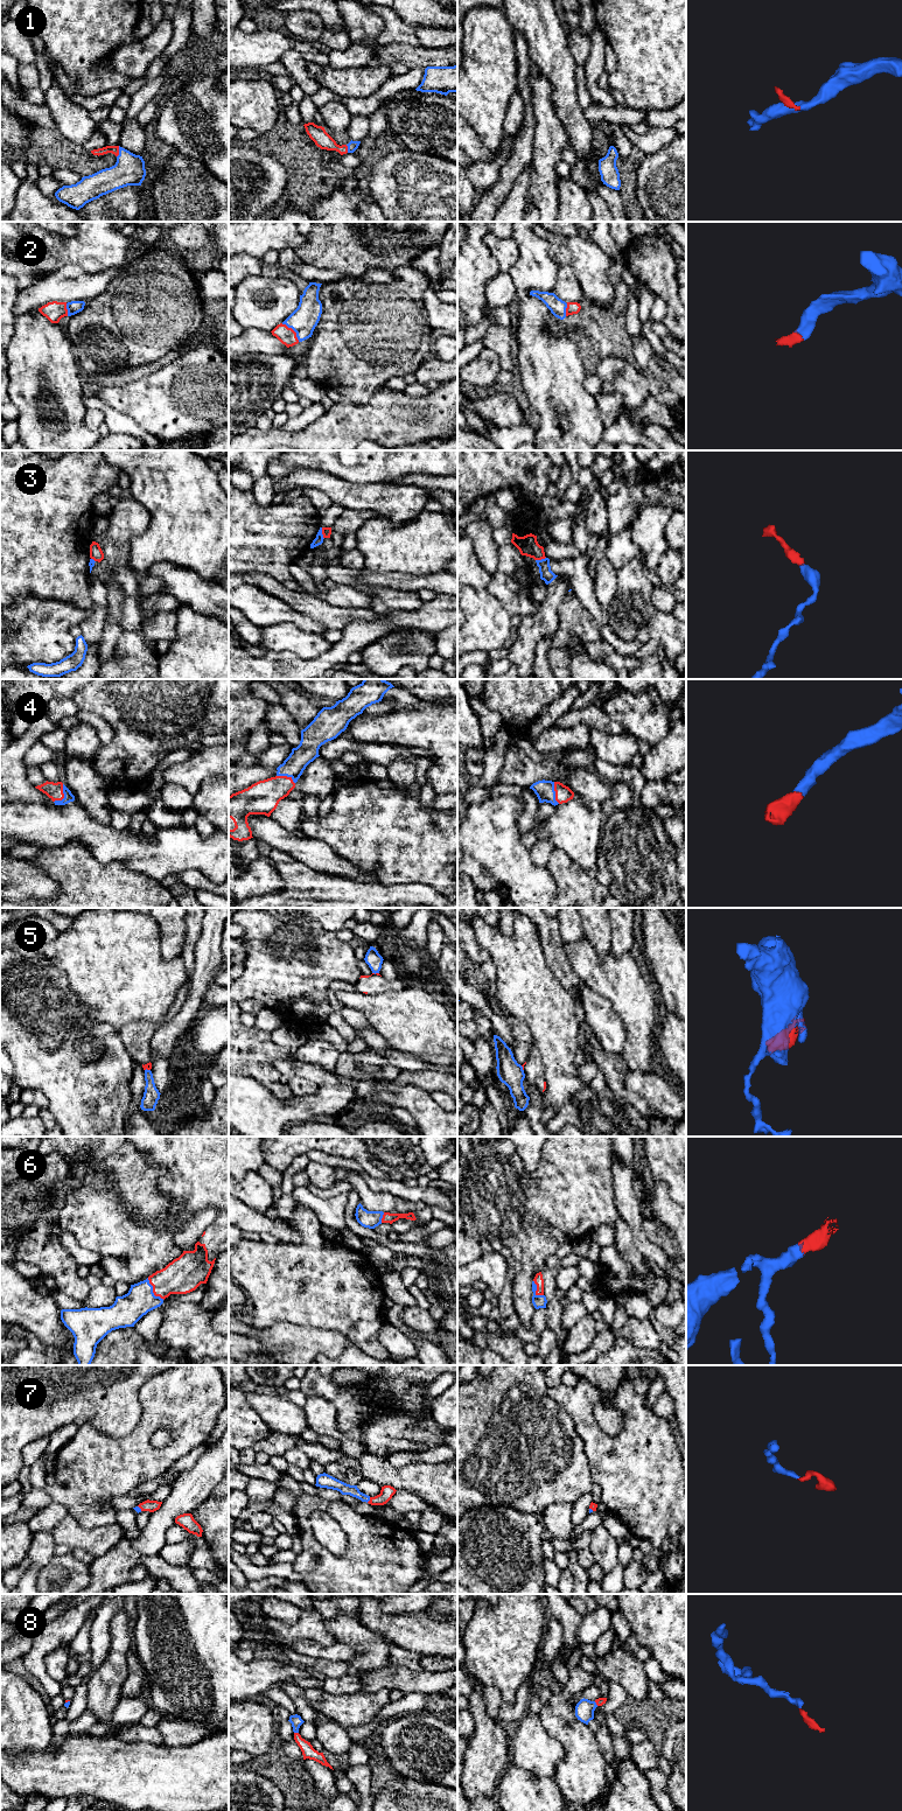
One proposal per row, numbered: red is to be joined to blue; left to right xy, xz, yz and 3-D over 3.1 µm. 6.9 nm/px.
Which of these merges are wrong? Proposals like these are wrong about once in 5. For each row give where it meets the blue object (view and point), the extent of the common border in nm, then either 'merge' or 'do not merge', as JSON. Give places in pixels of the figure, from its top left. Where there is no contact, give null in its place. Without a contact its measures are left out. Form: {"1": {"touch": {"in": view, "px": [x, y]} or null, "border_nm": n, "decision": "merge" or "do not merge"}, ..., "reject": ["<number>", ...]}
{"1": {"touch": {"in": "xy", "px": [119, 152]}, "border_nm": 80, "decision": "merge"}, "2": {"touch": {"in": "xz", "px": [293, 329]}, "border_nm": 180, "decision": "merge"}, "3": {"touch": {"in": "xz", "px": [321, 533]}, "border_nm": 80, "decision": "merge"}, "4": {"touch": {"in": "xy", "px": [64, 796]}, "border_nm": 140, "decision": "merge"}, "5": {"touch": {"in": "xz", "px": [376, 972]}, "border_nm": 50, "decision": "do not merge"}, "6": {"touch": {"in": "xy", "px": [152, 1291]}, "border_nm": 190, "decision": "merge"}, "7": {"touch": {"in": "xz", "px": [369, 1500]}, "border_nm": 50, "decision": "merge"}, "8": {"touch": {"in": "xz", "px": [296, 1732]}, "border_nm": 30, "decision": "merge"}, "reject": ["5"]}

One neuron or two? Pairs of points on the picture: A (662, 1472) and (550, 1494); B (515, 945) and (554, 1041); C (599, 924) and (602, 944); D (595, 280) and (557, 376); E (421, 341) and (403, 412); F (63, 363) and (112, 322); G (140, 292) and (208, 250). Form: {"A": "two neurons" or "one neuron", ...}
{"A": "two neurons", "B": "one neuron", "C": "one neuron", "D": "two neurons", "E": "two neurons", "F": "two neurons", "G": "two neurons"}

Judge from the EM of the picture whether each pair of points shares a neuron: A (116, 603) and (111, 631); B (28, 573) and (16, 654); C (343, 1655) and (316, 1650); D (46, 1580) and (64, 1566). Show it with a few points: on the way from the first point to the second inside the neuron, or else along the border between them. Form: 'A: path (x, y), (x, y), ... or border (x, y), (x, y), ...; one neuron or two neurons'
A: path (113, 610), (112, 624); one neuron
B: border (51, 600), (18, 598), (12, 605); two neurons
C: path (336, 1652), (323, 1652); one neuron
D: path (50, 1580), (60, 1571); one neuron

